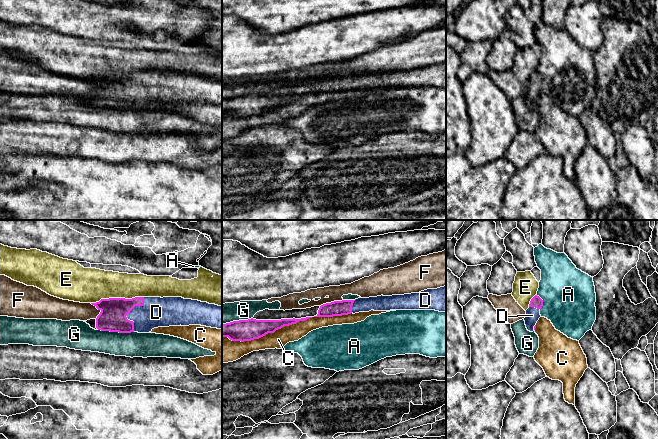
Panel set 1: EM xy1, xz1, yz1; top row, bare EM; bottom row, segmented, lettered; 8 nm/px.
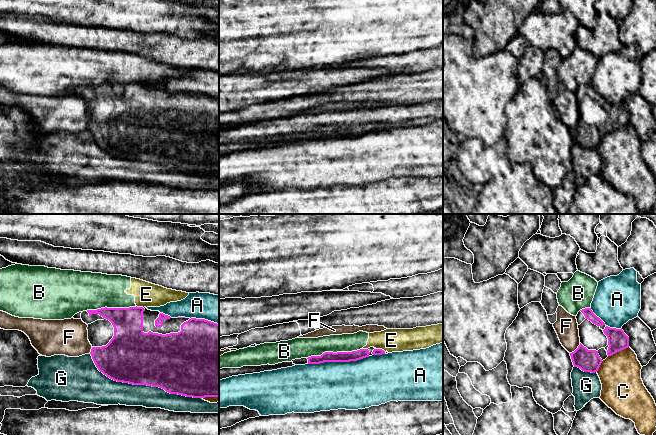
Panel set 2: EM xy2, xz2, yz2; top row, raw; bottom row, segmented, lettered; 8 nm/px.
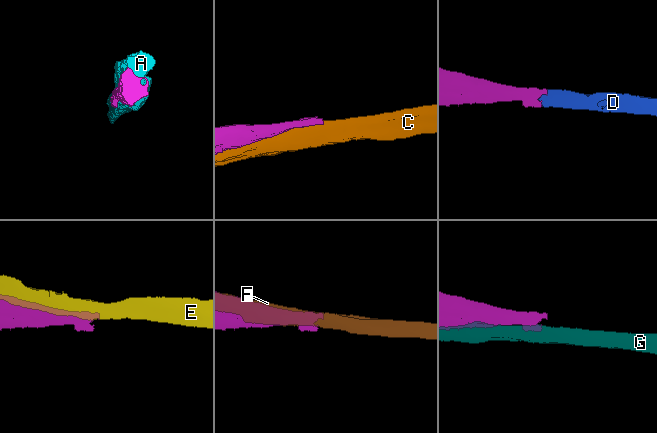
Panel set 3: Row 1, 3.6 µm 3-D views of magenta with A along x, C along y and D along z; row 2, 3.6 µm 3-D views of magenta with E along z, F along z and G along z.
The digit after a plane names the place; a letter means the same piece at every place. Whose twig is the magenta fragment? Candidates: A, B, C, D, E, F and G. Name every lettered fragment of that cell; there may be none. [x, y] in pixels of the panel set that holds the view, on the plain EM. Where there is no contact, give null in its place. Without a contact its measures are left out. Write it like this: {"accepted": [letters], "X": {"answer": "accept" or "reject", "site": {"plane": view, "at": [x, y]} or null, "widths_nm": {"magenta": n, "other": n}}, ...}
{"accepted": ["D"], "A": {"answer": "reject", "site": {"plane": "xz2", "at": [338, 137]}, "widths_nm": {"magenta": 80, "other": 380}}, "B": {"answer": "reject", "site": {"plane": "xz2", "at": [334, 129]}, "widths_nm": {"magenta": 80, "other": 160}}, "C": {"answer": "reject", "site": {"plane": "xz1", "at": [267, 109]}, "widths_nm": {"magenta": 180, "other": 140}}, "D": {"answer": "accept", "site": {"plane": "xy1", "at": [129, 88]}, "widths_nm": {"magenta": 220, "other": 240}}, "E": {"answer": "reject", "site": {"plane": "xy1", "at": [117, 74]}, "widths_nm": {"magenta": 220, "other": 280}}, "F": {"answer": "reject", "site": {"plane": "xz1", "at": [331, 78]}, "widths_nm": {"magenta": 130, "other": 120}}, "G": {"answer": "reject", "site": {"plane": "xy2", "at": [142, 160]}, "widths_nm": {"magenta": 420, "other": 190}}}

